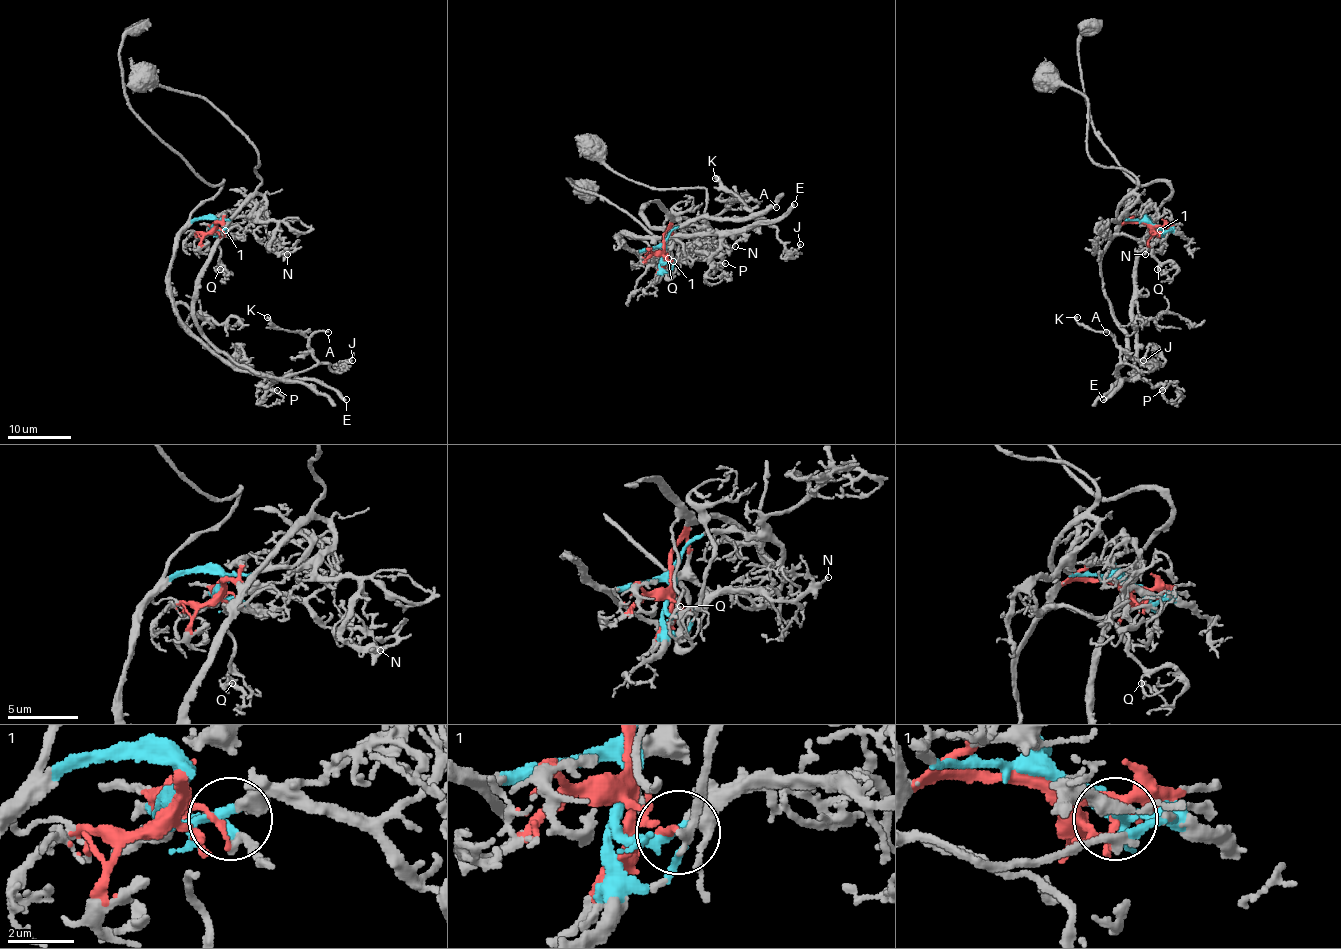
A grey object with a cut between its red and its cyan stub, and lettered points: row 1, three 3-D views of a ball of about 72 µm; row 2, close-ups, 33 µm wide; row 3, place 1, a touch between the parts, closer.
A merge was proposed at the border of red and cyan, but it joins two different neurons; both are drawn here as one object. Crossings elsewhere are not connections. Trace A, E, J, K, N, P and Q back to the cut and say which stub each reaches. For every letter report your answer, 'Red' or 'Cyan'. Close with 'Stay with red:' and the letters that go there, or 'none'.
A: Red
E: Cyan
J: Red
K: Red
N: Cyan
P: Cyan
Q: Red
Stay with red: A, J, K, Q

